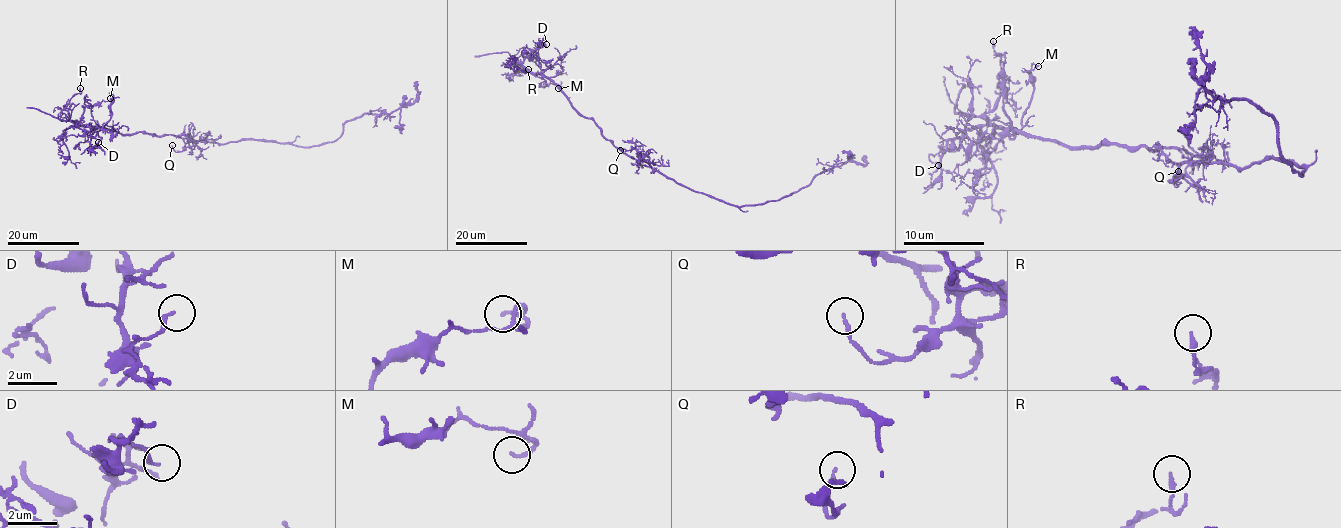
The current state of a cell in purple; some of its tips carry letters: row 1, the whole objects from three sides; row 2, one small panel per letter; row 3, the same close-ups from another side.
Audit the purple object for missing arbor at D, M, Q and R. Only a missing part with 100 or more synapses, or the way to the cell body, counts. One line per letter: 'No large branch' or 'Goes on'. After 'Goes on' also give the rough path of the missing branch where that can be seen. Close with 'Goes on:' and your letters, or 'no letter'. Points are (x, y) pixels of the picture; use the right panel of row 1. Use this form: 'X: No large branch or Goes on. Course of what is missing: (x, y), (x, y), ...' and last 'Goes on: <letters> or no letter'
D: No large branch
M: No large branch
Q: No large branch
R: No large branch
Goes on: no letter

